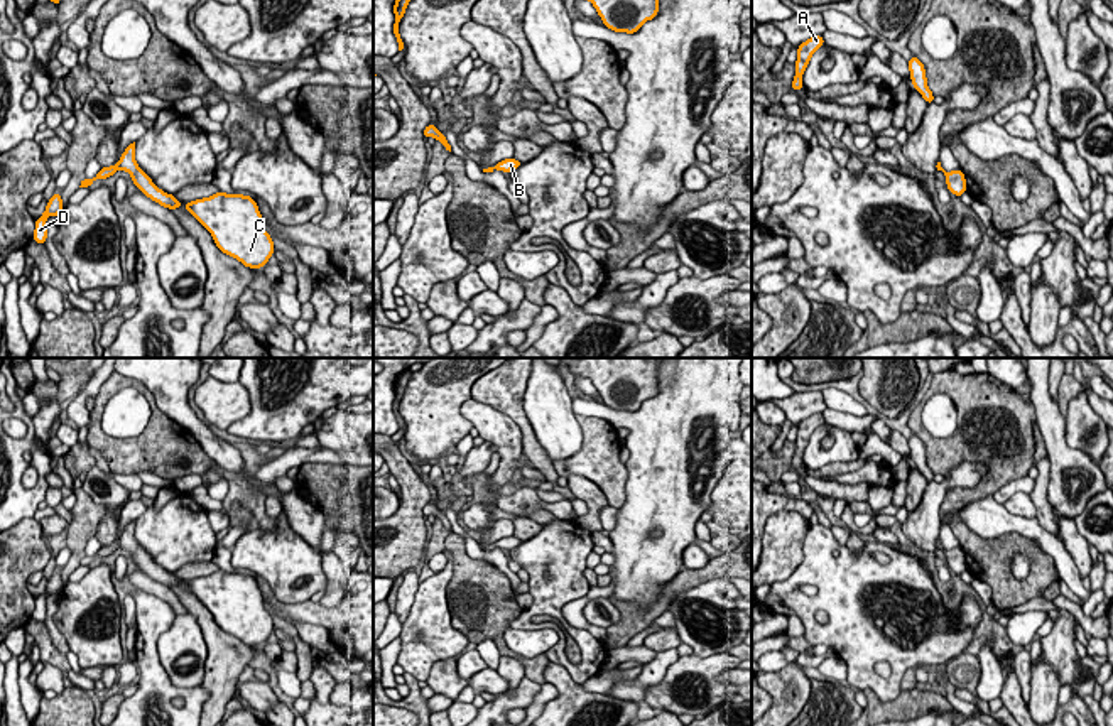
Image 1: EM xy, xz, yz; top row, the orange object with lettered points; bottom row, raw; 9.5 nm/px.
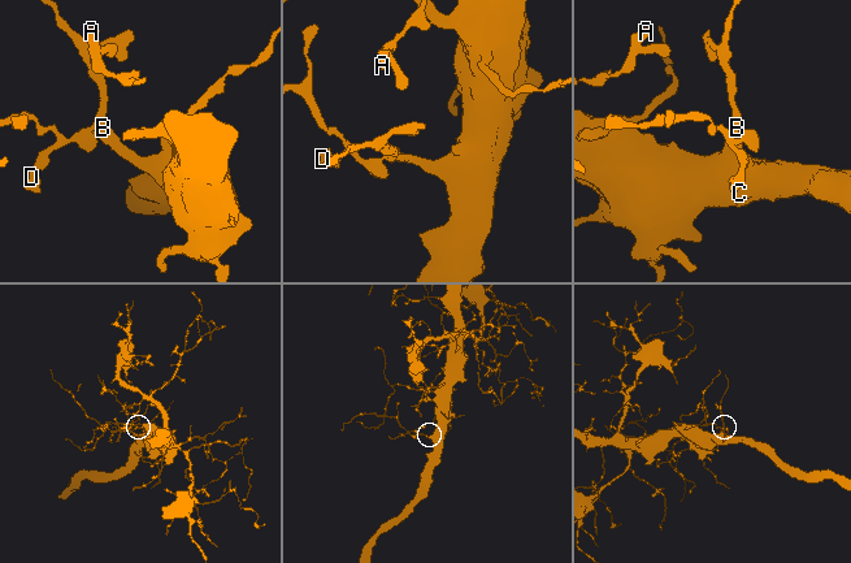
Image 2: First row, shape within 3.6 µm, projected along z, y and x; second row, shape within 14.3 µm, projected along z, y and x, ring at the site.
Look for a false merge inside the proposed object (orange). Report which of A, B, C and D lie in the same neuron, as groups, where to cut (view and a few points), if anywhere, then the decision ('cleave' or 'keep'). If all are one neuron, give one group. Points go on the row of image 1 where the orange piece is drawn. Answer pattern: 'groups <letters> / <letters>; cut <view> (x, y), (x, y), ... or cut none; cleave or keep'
groups A B C D; cut none; keep

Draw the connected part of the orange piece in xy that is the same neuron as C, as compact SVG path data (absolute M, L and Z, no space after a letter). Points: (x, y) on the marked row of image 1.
M216 194L184 208L211 233L216 247L248 268L262 268L274 255L257 203L243 194Z

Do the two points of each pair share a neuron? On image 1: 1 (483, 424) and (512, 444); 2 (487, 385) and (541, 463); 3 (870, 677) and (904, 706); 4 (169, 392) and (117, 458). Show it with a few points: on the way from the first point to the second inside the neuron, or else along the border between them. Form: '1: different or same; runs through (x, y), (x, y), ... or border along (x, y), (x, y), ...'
1: same; runs through (490, 424), (505, 438)
2: same; runs through (507, 404), (526, 426), (529, 443)
3: different; border along (863, 689), (882, 701), (892, 701), (902, 689)
4: different; border along (130, 379), (137, 379), (154, 402), (190, 431)

